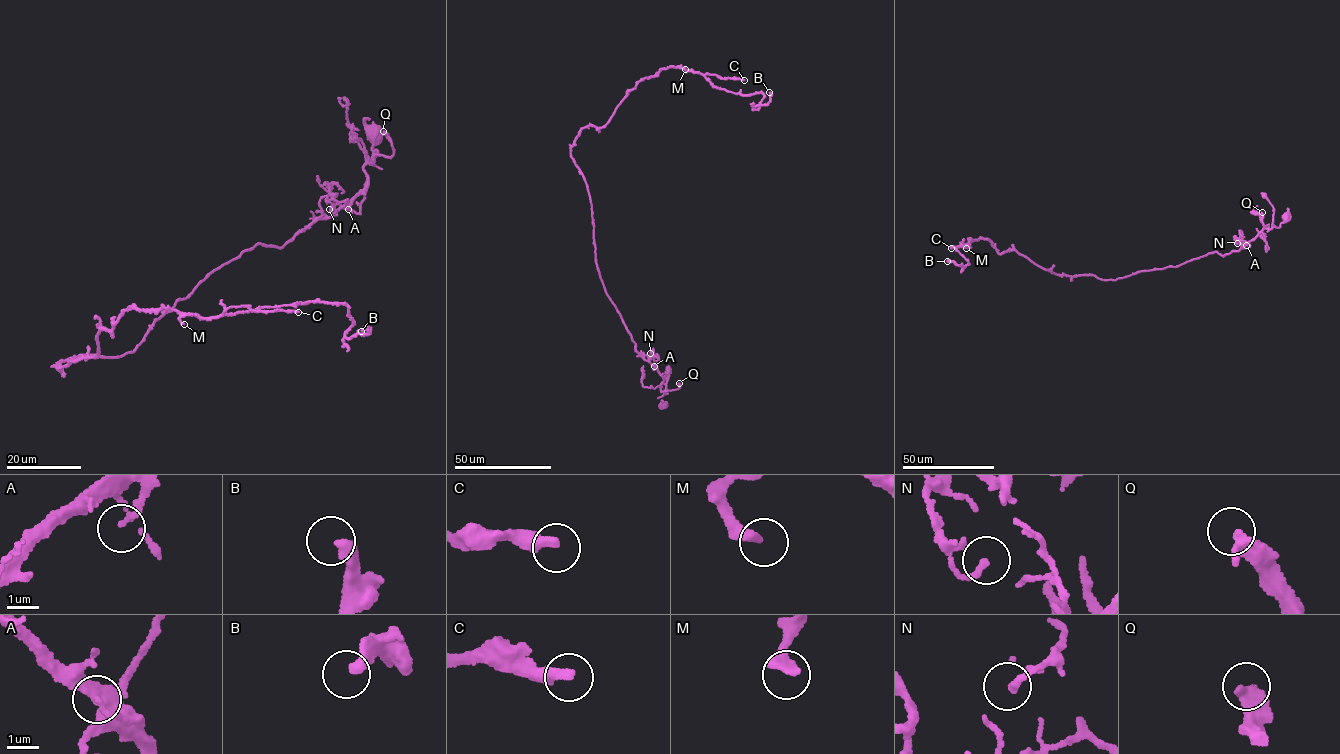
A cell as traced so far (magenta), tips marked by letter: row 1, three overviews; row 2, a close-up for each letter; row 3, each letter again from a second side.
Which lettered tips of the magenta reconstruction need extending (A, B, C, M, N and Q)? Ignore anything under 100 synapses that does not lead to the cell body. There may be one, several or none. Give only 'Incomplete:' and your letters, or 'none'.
Incomplete: C

